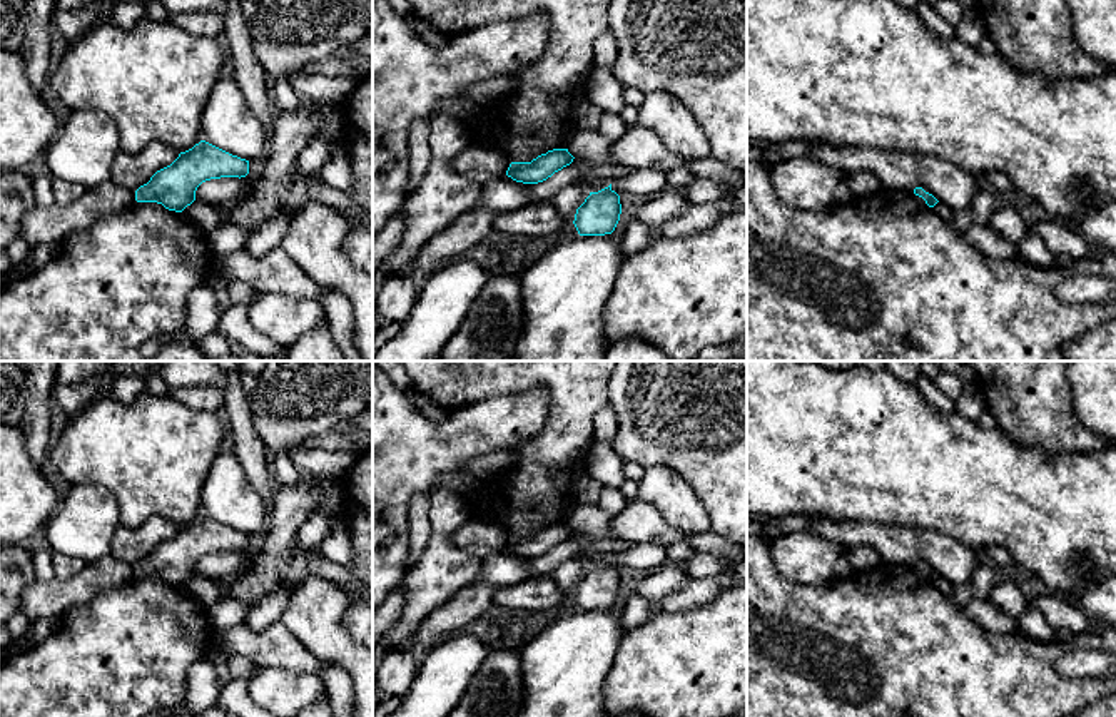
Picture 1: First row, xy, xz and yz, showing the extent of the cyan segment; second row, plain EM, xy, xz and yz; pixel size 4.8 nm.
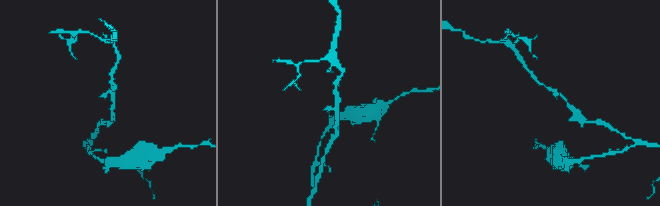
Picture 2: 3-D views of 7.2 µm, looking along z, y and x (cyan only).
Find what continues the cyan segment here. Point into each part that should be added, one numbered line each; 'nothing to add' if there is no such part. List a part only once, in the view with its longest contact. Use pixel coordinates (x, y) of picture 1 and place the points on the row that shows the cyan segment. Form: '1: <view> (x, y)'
nothing to add

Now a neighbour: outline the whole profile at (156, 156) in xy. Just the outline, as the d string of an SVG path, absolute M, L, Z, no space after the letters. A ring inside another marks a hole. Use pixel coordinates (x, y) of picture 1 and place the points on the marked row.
M150 142L134 155L119 150L112 162L110 181L135 192L157 170L170 165L179 154L179 150L162 142Z

